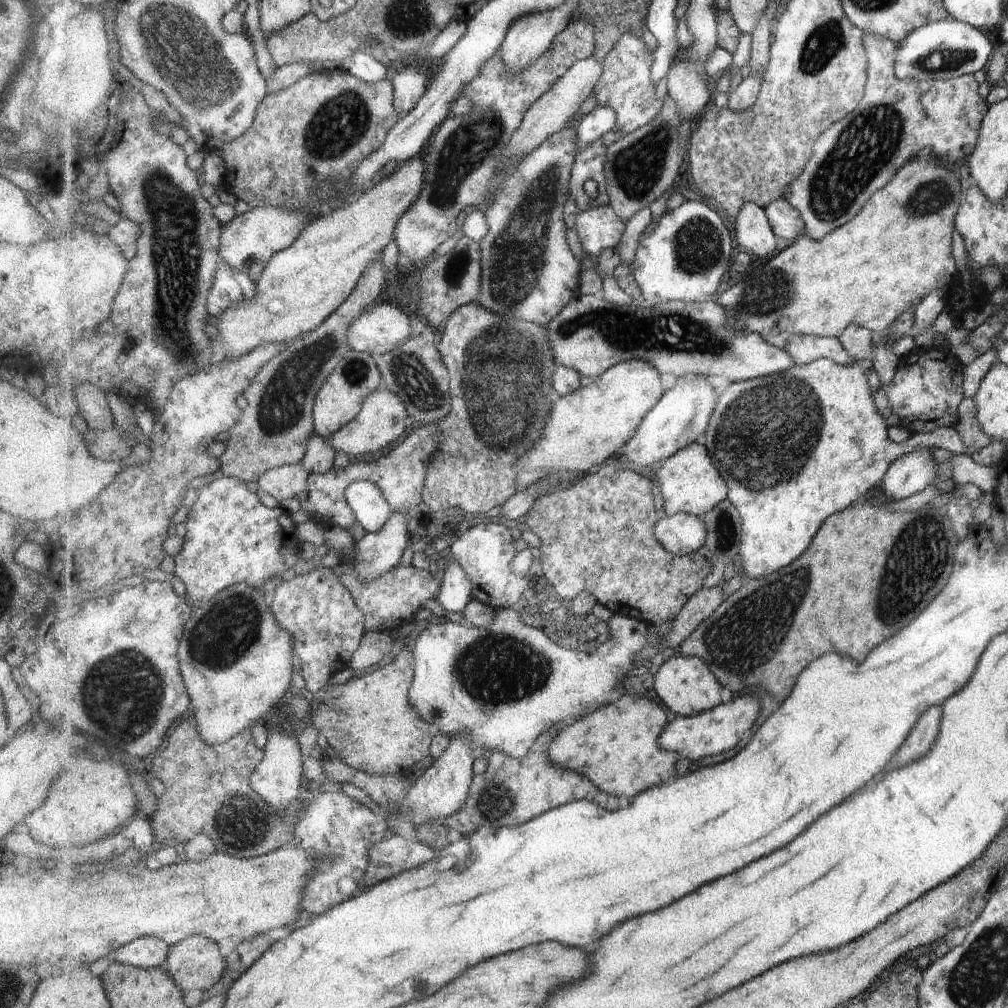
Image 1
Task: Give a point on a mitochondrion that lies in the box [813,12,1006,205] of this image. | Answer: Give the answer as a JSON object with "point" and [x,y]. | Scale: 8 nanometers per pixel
{"point":[939,59]}

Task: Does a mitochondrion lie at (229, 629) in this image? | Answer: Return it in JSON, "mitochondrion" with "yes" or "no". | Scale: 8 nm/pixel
{"mitochondrion":"yes"}

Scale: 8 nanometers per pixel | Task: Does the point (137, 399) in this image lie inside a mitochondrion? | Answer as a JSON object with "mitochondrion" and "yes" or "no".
{"mitochondrion":"no"}

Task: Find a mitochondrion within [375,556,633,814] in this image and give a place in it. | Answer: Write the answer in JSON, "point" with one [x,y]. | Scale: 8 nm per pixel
{"point":[495,668]}

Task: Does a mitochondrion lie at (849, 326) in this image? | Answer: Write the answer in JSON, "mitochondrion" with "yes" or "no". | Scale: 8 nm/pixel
{"mitochondrion":"no"}

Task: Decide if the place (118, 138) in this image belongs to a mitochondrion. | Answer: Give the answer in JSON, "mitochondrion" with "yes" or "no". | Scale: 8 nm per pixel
{"mitochondrion":"no"}

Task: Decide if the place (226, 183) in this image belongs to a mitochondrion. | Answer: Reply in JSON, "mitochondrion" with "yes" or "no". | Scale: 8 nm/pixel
{"mitochondrion":"no"}

